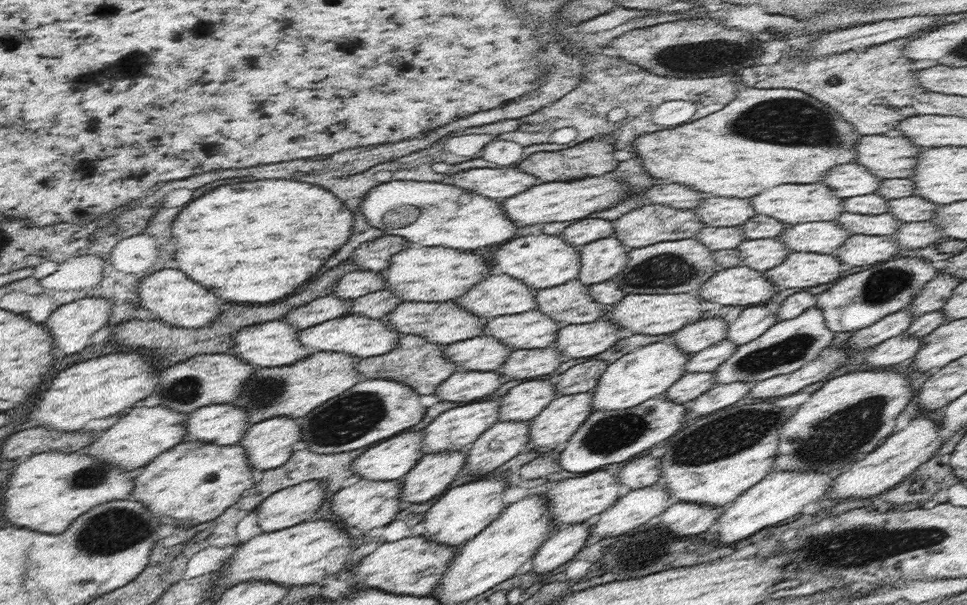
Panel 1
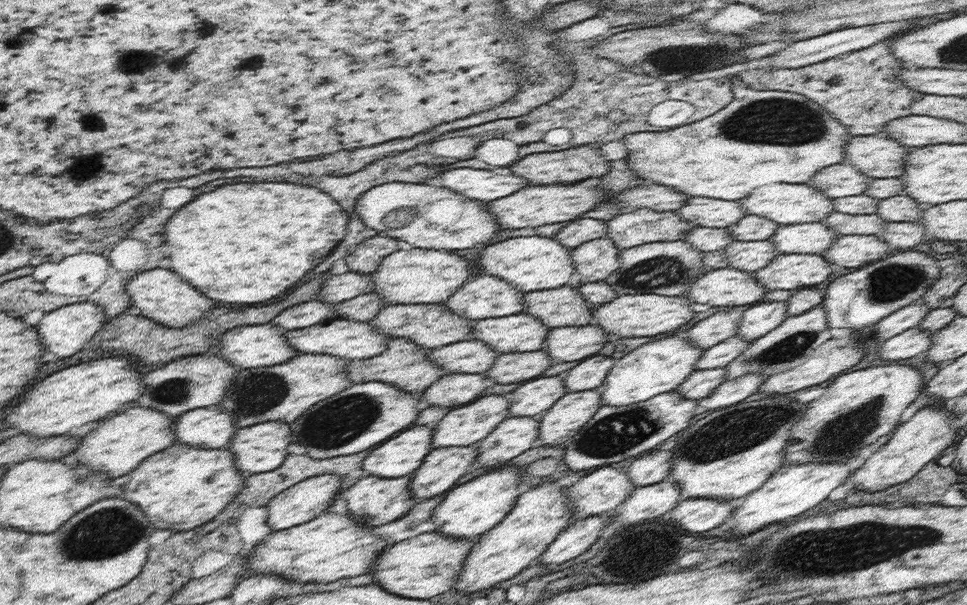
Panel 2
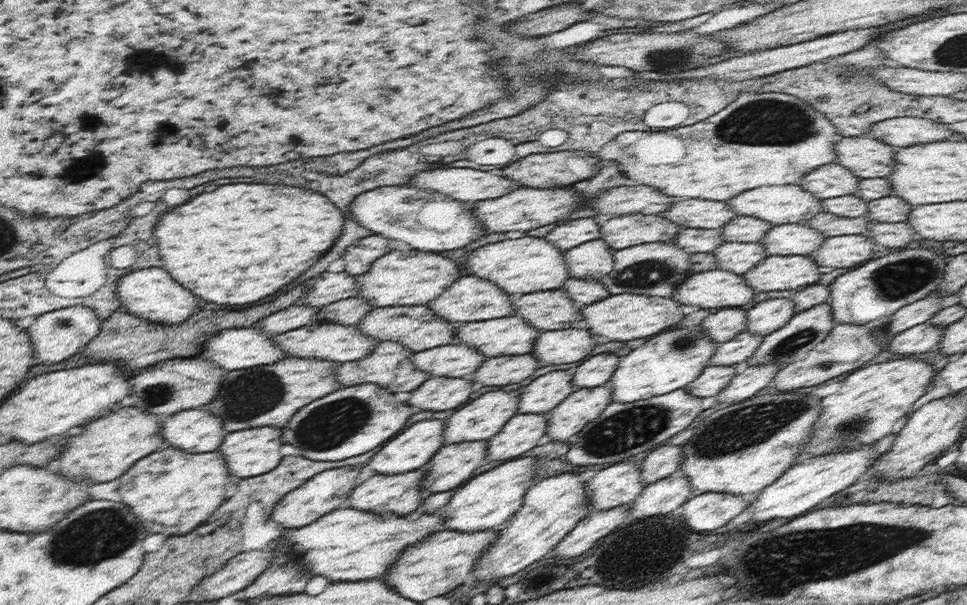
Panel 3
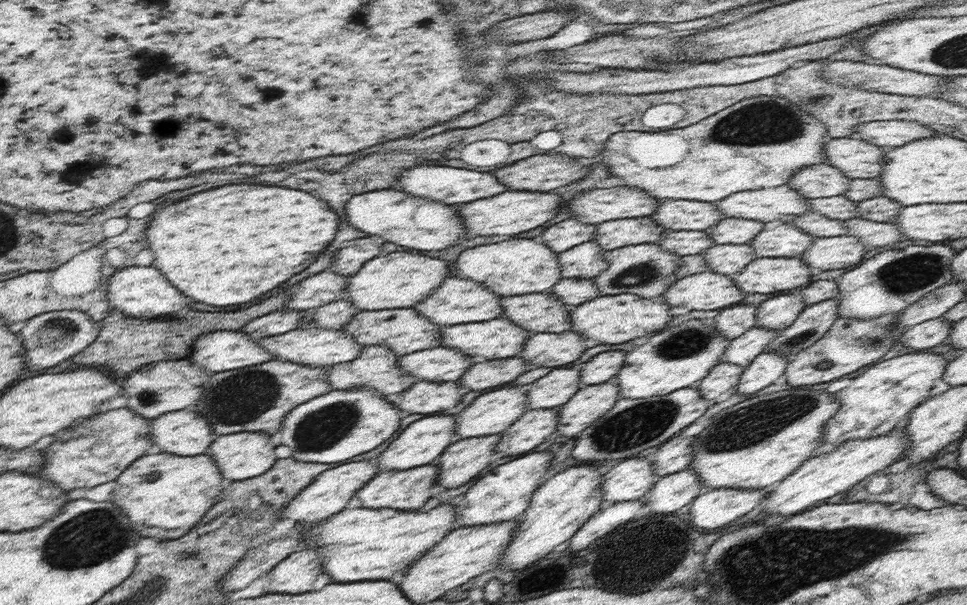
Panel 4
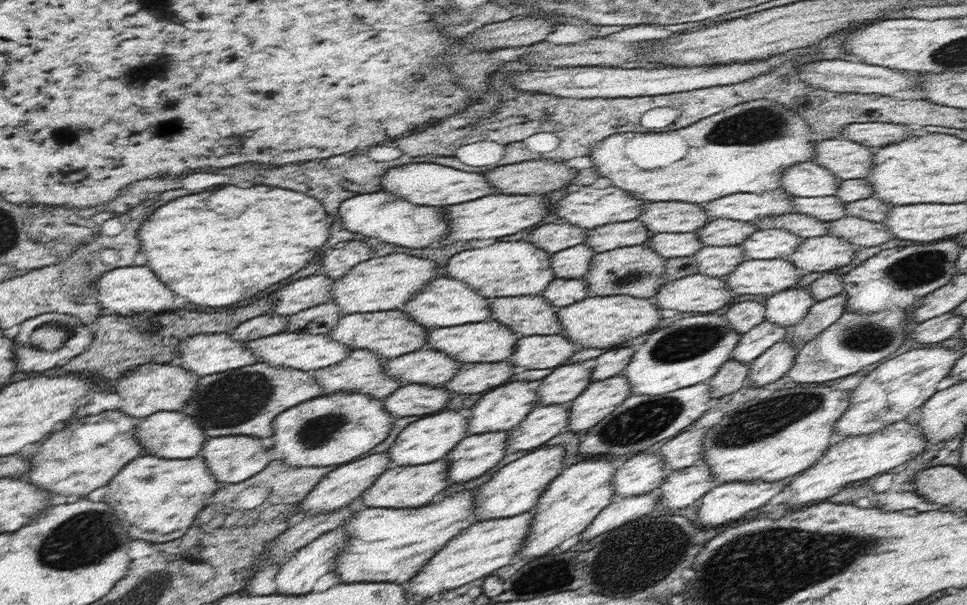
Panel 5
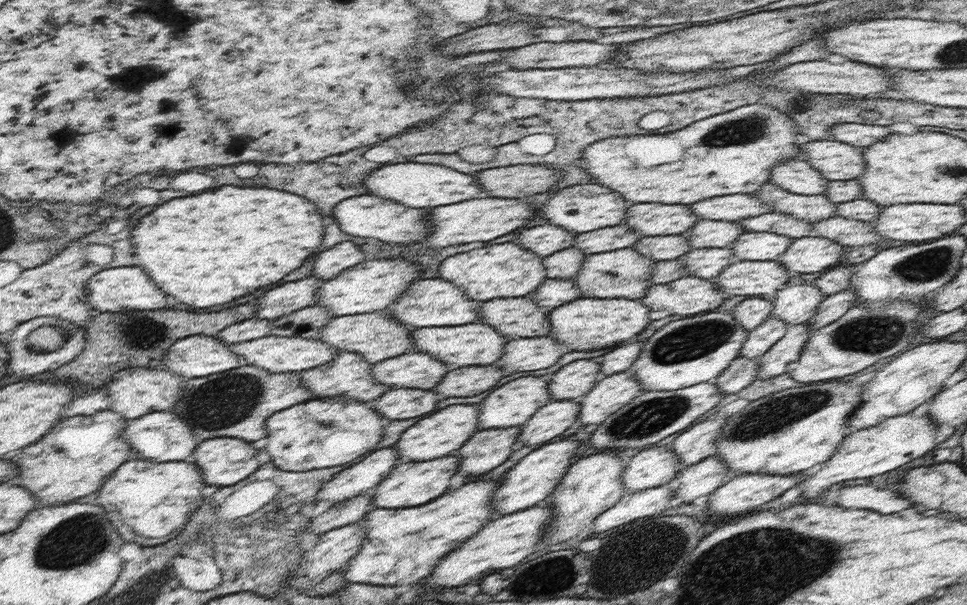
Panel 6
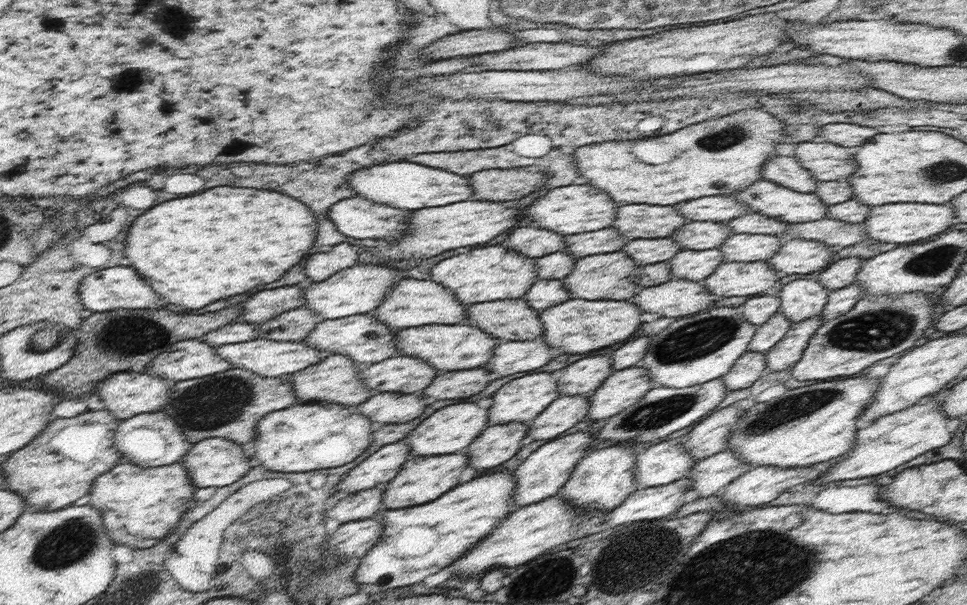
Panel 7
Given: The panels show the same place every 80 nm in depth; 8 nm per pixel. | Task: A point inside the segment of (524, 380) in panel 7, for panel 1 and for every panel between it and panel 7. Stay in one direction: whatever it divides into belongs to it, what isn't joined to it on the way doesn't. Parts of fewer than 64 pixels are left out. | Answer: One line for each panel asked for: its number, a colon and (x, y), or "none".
1: (464, 424)
2: (473, 422)
3: (480, 419)
4: (492, 412)
5: (501, 409)
6: (513, 404)

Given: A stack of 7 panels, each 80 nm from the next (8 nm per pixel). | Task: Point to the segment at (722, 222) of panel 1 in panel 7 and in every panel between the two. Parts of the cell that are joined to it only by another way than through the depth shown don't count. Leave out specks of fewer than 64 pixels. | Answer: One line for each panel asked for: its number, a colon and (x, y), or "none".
2: (702, 211)
3: (687, 213)
4: (674, 215)
5: (673, 216)
6: (646, 219)
7: (633, 221)

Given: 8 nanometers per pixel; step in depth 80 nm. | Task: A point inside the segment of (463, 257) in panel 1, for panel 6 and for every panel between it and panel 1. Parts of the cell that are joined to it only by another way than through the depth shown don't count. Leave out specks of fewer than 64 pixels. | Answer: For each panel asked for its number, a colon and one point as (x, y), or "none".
2: (425, 276)
3: (408, 278)
4: (397, 279)
5: (384, 283)
6: (372, 285)

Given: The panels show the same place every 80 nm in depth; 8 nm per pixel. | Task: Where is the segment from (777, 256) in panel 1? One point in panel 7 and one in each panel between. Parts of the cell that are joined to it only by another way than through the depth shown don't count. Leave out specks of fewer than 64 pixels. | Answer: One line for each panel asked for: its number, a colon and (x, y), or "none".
2: (749, 256)
3: (740, 257)
4: (728, 259)
5: (719, 261)
6: (706, 263)
7: (698, 265)

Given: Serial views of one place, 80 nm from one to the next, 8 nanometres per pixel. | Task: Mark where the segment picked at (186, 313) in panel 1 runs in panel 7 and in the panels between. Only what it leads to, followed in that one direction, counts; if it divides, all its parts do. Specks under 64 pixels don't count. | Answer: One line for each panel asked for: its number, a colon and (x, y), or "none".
2: (161, 296)
3: (151, 293)
4: (138, 291)
5: (130, 290)
6: (127, 288)
7: (117, 287)

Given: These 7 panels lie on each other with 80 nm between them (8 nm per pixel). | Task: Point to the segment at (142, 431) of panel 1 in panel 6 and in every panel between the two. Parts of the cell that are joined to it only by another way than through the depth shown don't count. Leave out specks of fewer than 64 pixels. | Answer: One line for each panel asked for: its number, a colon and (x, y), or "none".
2: (120, 444)
3: (104, 450)
4: (97, 451)
5: (90, 451)
6: (74, 459)

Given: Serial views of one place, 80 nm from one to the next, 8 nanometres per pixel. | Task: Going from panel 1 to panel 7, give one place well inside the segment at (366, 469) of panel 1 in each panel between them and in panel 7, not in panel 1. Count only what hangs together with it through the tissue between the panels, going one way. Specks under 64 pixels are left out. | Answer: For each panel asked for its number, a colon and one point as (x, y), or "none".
2: (402, 454)
3: (405, 452)
4: (424, 440)
5: (431, 437)
6: (436, 435)
7: (452, 428)

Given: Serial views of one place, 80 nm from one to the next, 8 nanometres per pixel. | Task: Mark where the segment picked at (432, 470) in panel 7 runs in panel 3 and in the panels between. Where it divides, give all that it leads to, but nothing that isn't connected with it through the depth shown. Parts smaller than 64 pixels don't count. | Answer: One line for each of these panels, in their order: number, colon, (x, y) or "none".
3: (400, 494)
4: (407, 490)
5: (400, 487)
6: (410, 484)

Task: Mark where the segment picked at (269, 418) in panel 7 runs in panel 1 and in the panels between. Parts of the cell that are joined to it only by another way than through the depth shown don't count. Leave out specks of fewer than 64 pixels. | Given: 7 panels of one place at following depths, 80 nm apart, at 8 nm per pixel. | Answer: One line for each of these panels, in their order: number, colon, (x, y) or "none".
1: (375, 409)
2: (363, 416)
3: (353, 420)
4: (333, 428)
5: (330, 430)
6: (320, 433)

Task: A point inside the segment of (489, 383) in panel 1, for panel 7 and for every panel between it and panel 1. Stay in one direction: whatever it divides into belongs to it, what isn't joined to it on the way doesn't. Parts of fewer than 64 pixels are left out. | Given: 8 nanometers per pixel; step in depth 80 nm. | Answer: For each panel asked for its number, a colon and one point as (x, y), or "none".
2: (453, 390)
3: (443, 393)
4: (428, 398)
5: (420, 400)
6: (397, 404)
7: (384, 408)

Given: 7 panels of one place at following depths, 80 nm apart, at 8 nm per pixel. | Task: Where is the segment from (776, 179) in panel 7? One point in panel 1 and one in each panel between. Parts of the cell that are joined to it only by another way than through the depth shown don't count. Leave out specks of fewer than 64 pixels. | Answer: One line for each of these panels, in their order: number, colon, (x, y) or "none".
1: (850, 179)
2: (843, 179)
3: (832, 180)
4: (820, 180)
5: (810, 179)
6: (797, 175)

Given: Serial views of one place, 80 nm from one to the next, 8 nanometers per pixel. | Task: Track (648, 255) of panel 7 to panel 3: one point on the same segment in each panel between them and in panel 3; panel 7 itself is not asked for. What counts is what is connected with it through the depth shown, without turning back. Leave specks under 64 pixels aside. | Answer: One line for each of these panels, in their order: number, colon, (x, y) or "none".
3: (693, 240)
4: (683, 242)
5: (674, 244)
6: (658, 248)

